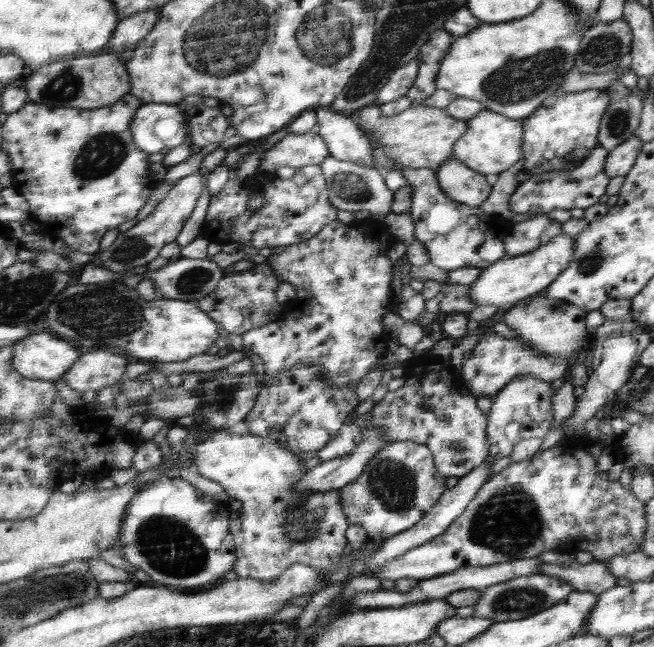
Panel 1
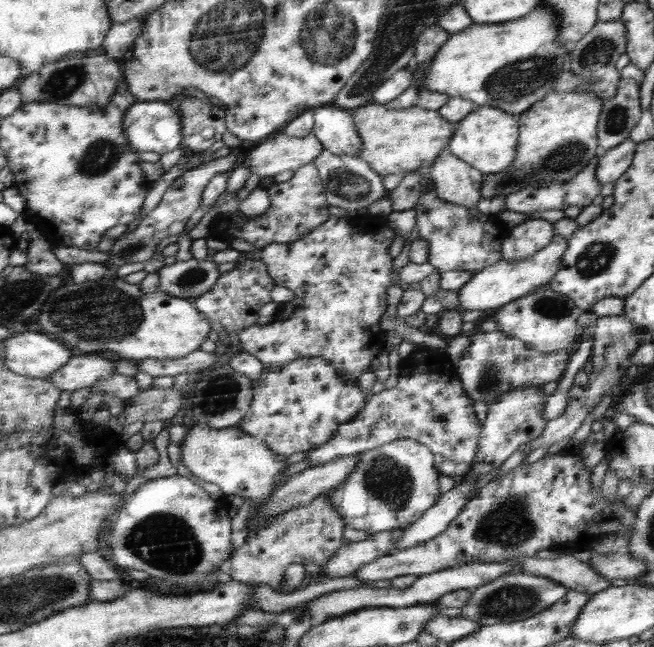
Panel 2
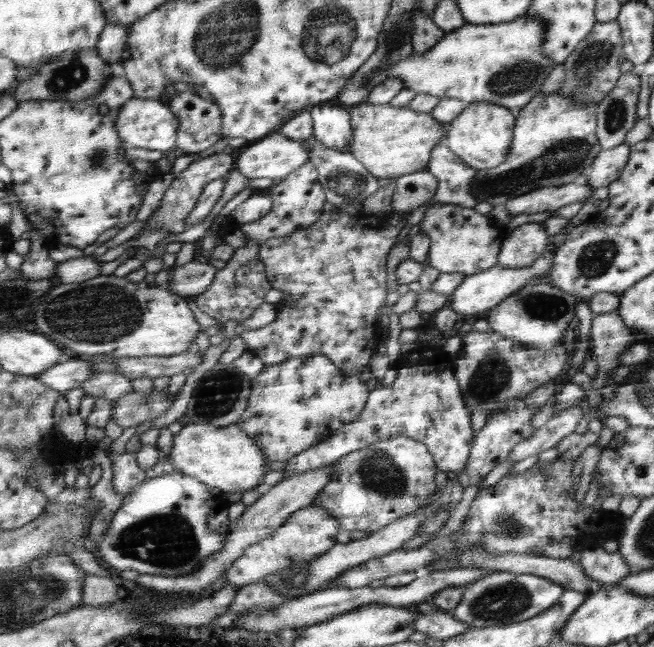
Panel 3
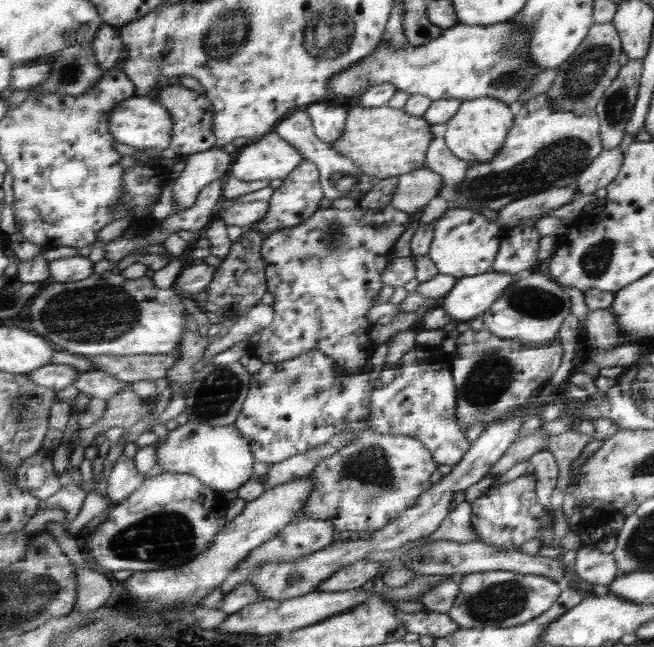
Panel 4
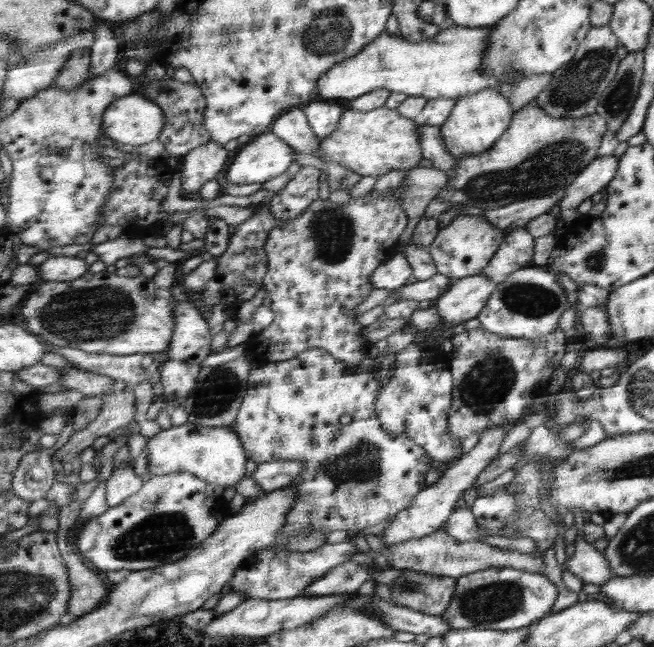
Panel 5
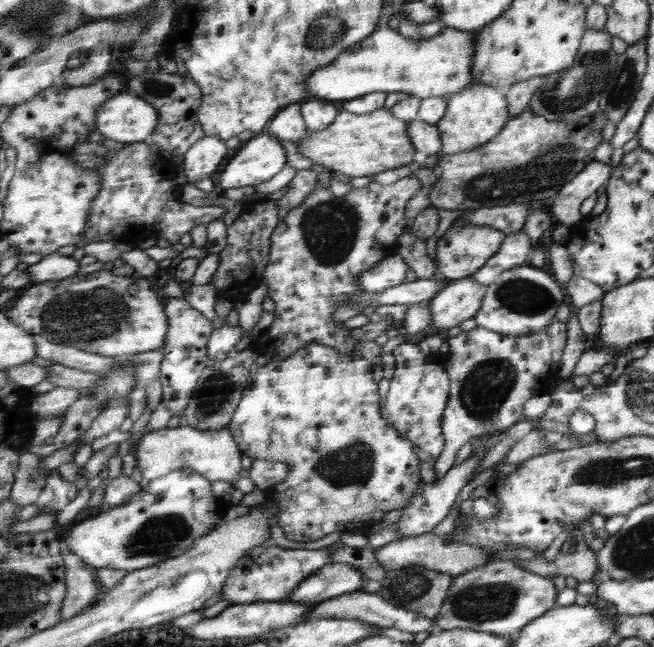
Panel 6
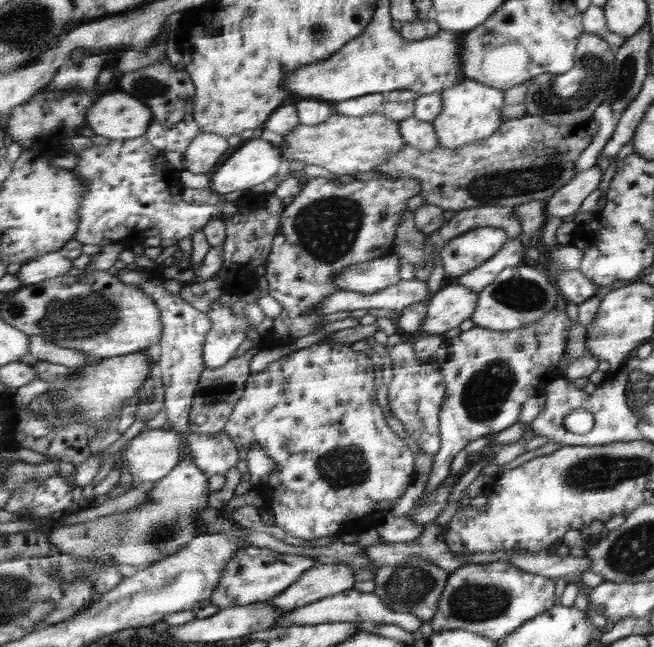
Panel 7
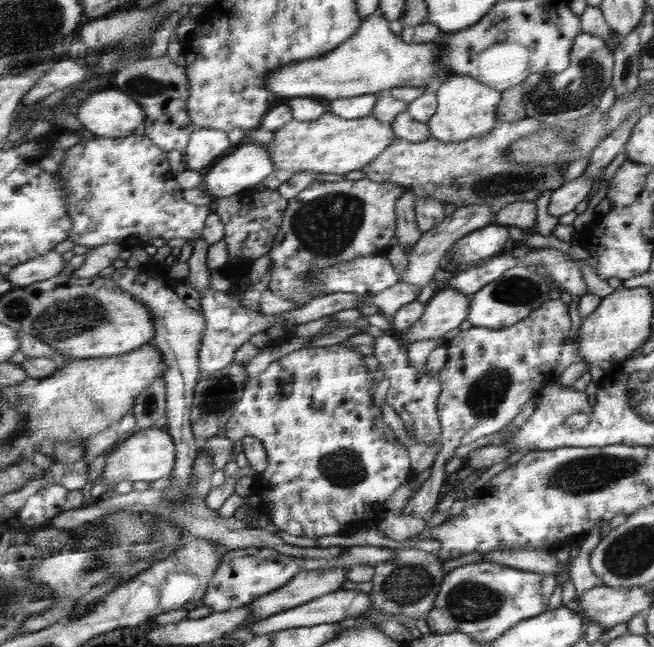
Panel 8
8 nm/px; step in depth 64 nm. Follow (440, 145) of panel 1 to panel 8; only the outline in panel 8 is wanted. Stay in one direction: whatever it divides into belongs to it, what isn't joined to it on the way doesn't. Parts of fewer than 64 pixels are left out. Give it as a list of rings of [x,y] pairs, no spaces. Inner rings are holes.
[[[330,112],[324,113],[314,122],[292,119],[272,132],[273,140],[262,145],[270,151],[276,169],[299,173],[302,170],[314,170],[316,173],[343,176],[370,165],[397,138],[394,127],[379,121],[374,115],[348,120]]]

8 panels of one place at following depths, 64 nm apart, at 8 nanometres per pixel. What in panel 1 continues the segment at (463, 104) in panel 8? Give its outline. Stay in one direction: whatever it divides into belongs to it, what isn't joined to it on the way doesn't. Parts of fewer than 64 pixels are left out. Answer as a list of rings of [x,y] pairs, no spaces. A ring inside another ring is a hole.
[[[484,109],[476,116],[468,119],[468,130],[456,141],[454,157],[466,164],[467,168],[482,174],[500,175],[518,160],[523,158],[523,124],[521,119],[508,118],[507,115]]]

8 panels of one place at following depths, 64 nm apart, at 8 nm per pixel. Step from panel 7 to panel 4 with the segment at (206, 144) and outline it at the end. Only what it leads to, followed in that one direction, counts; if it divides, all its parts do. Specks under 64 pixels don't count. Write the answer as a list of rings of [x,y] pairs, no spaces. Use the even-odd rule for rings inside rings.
[[[214,147],[189,156],[185,171],[174,182],[173,197],[178,210],[173,214],[182,214],[190,210],[199,199],[199,194],[212,182],[226,178],[231,174],[234,158],[231,148]]]

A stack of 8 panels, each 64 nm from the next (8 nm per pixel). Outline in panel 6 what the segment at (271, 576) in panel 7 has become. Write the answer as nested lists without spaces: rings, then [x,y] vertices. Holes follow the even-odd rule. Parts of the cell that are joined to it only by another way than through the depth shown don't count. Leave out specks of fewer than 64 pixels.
[[[274,543],[252,546],[240,558],[238,566],[230,572],[230,578],[216,600],[228,599],[234,601],[234,604],[282,601],[282,598],[290,596],[307,577],[318,572],[319,569],[330,566],[333,562],[332,554],[326,547],[317,550],[282,549]]]

